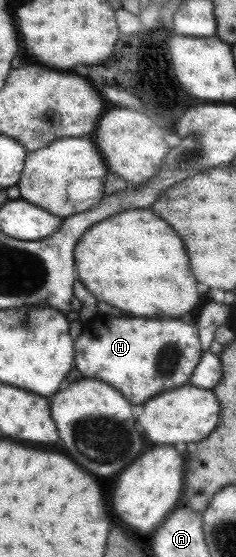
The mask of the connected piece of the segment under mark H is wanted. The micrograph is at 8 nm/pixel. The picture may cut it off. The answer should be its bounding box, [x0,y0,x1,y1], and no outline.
[73,318,201,404]

